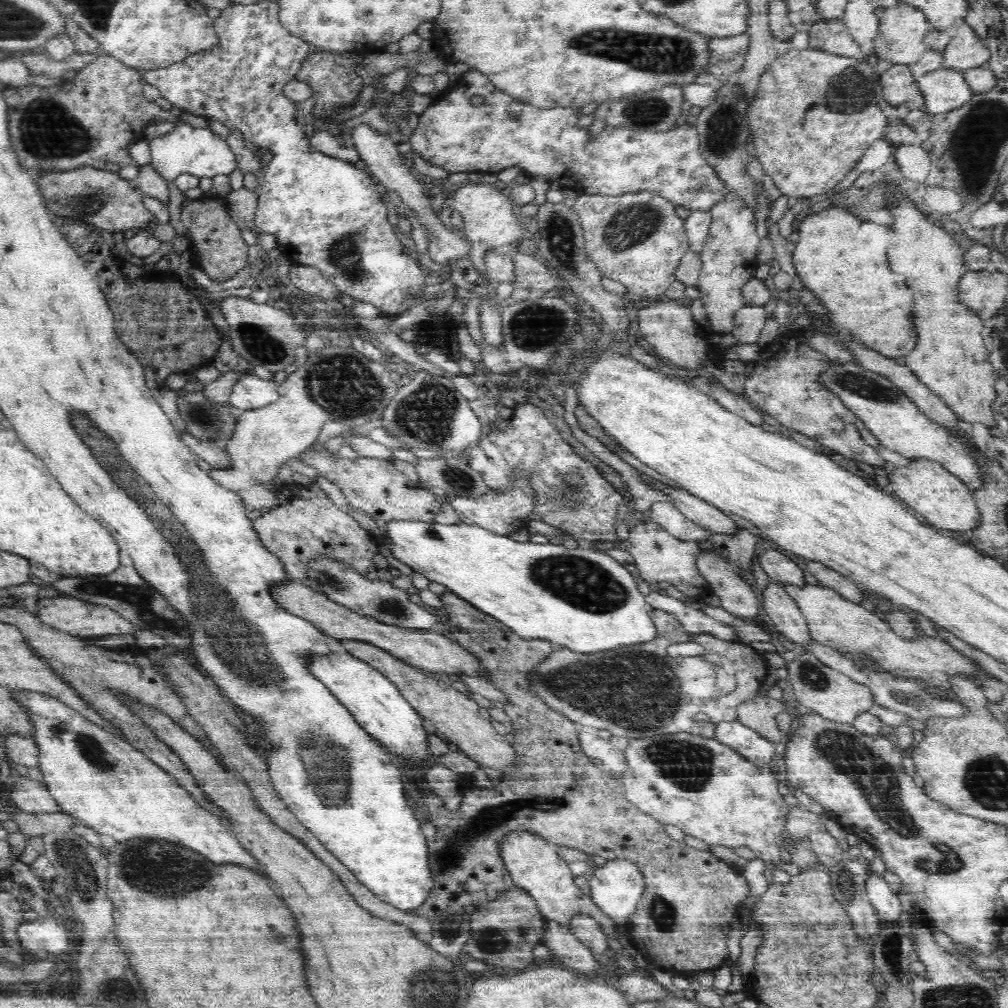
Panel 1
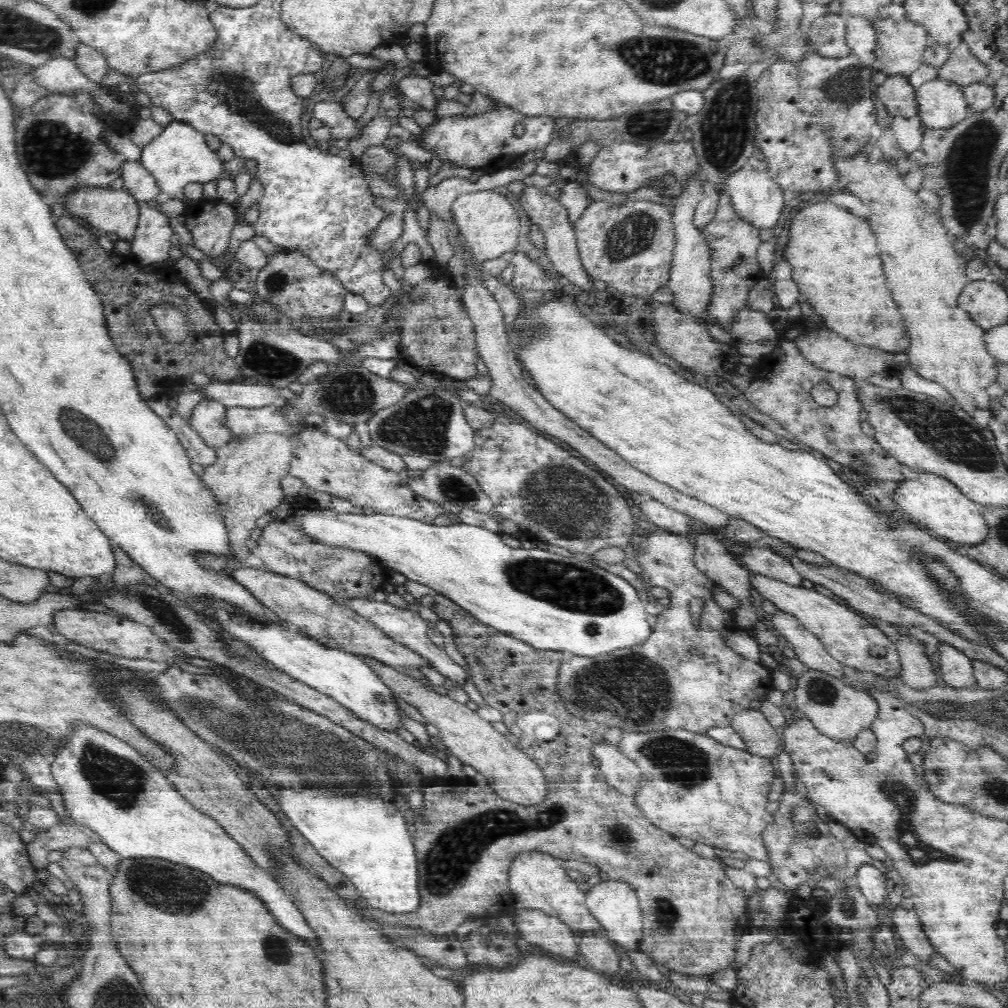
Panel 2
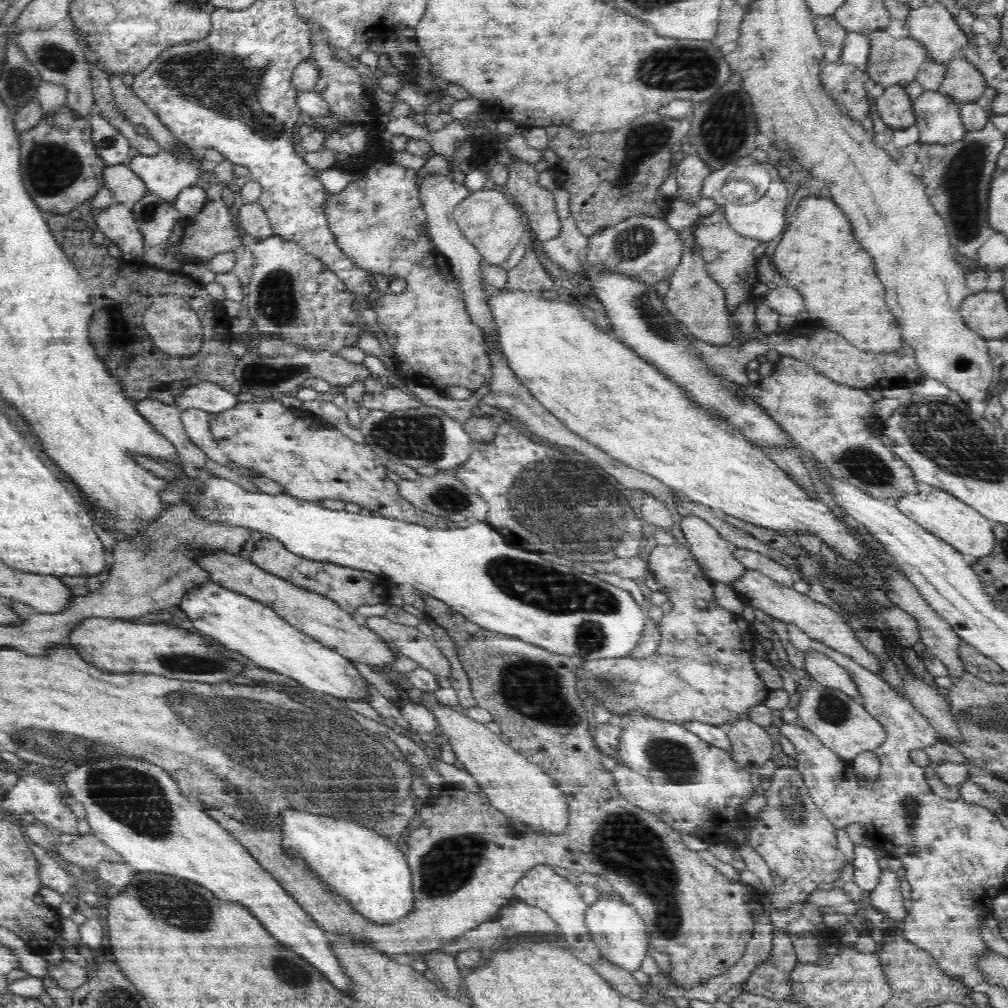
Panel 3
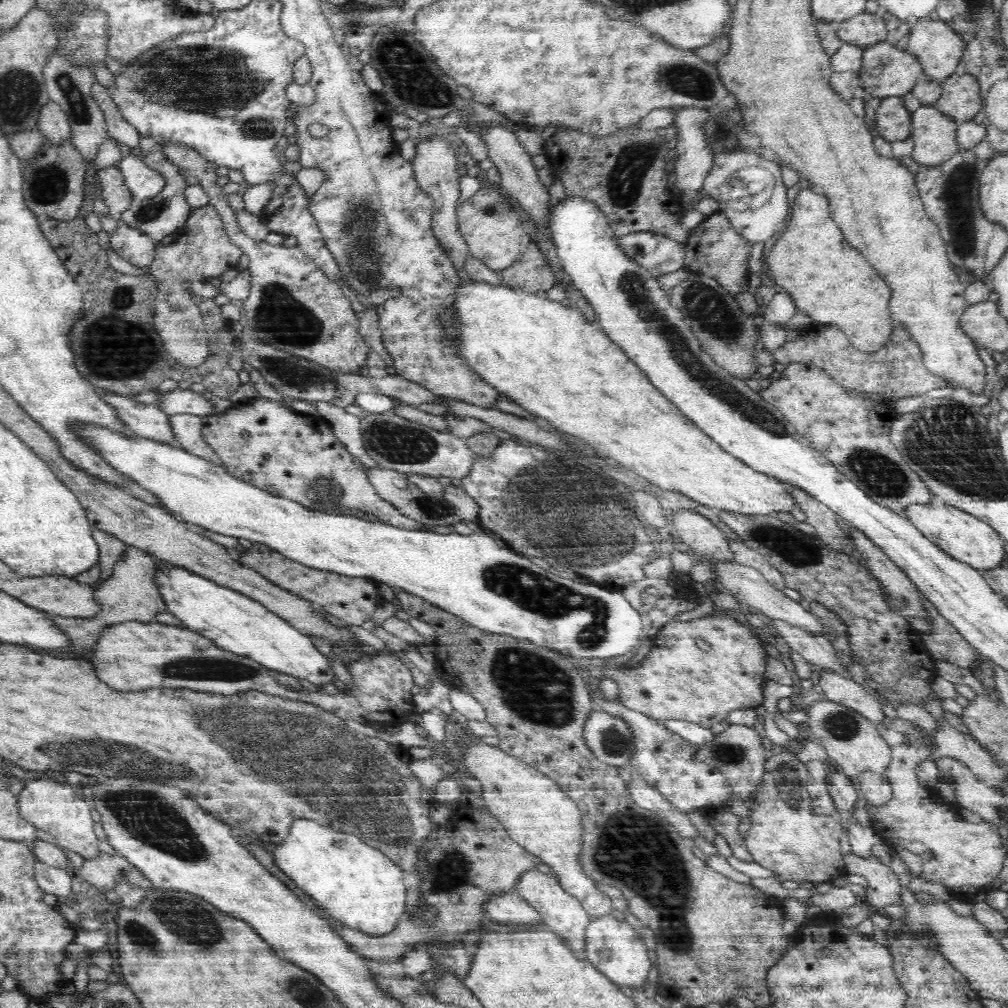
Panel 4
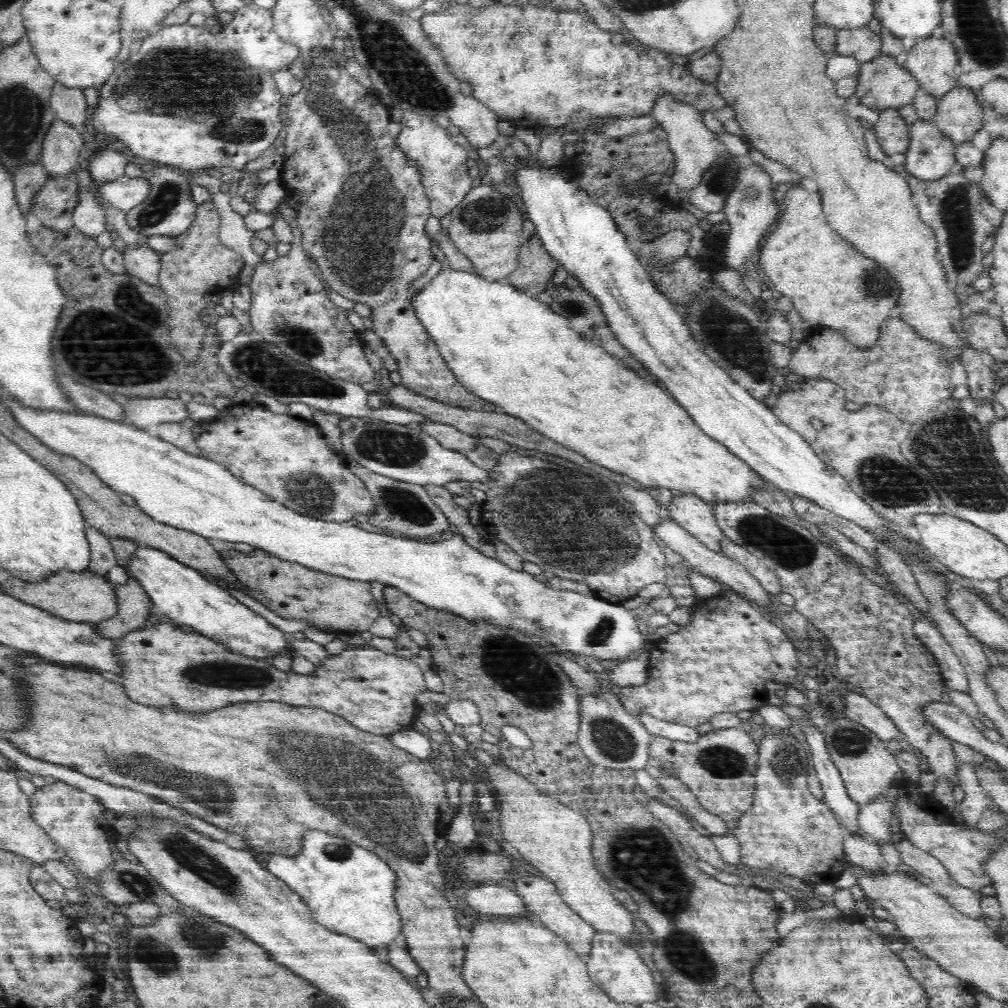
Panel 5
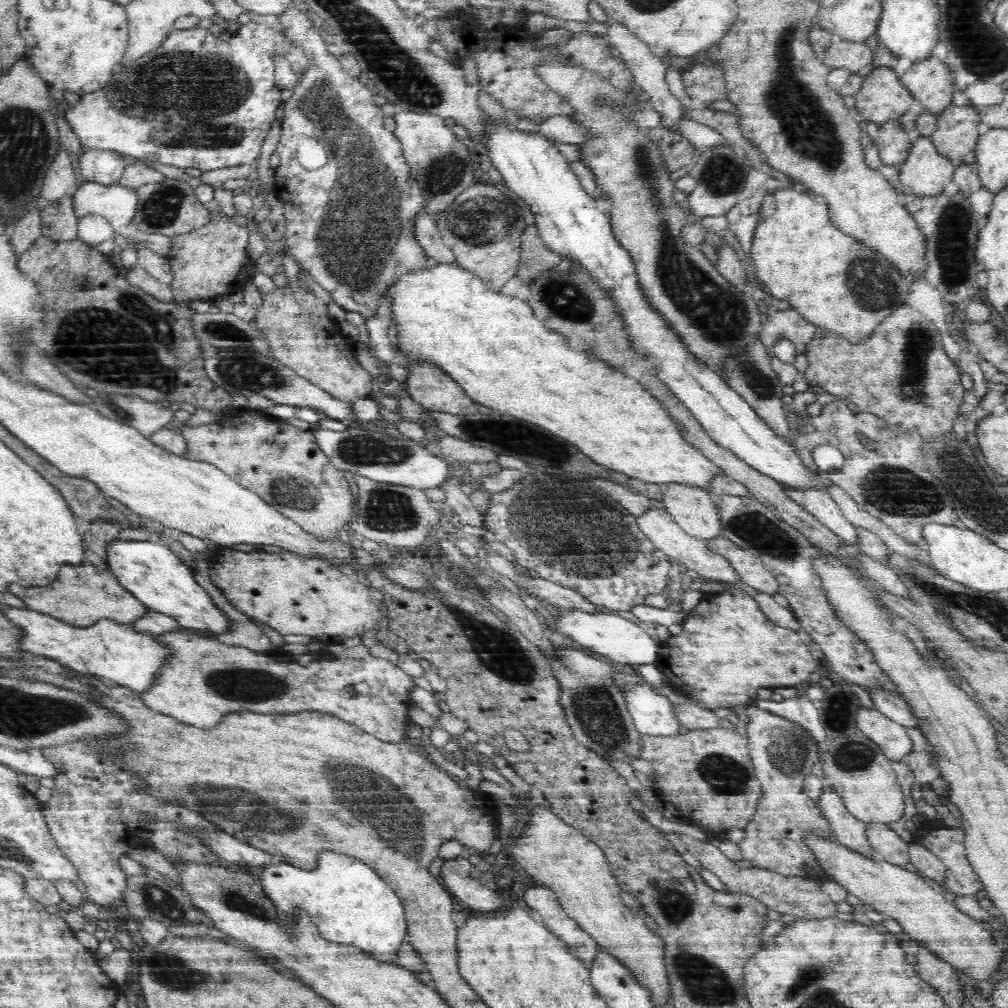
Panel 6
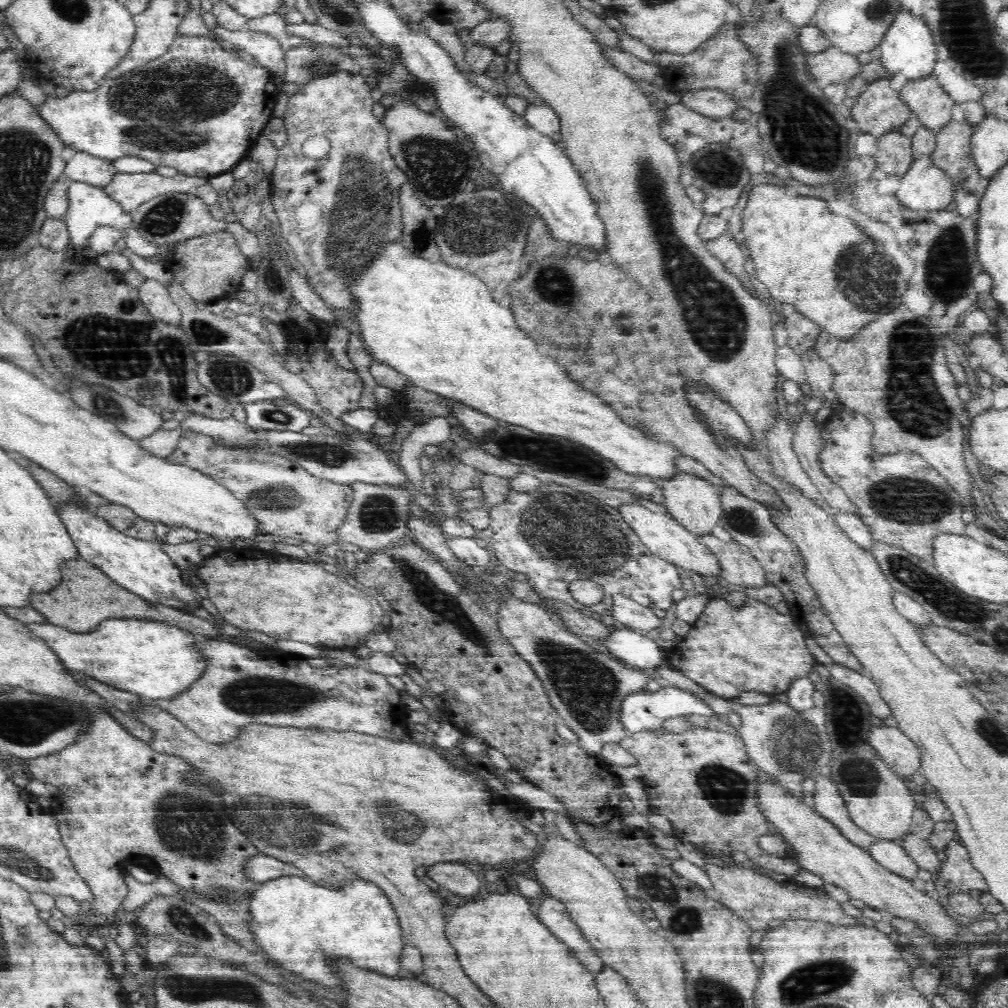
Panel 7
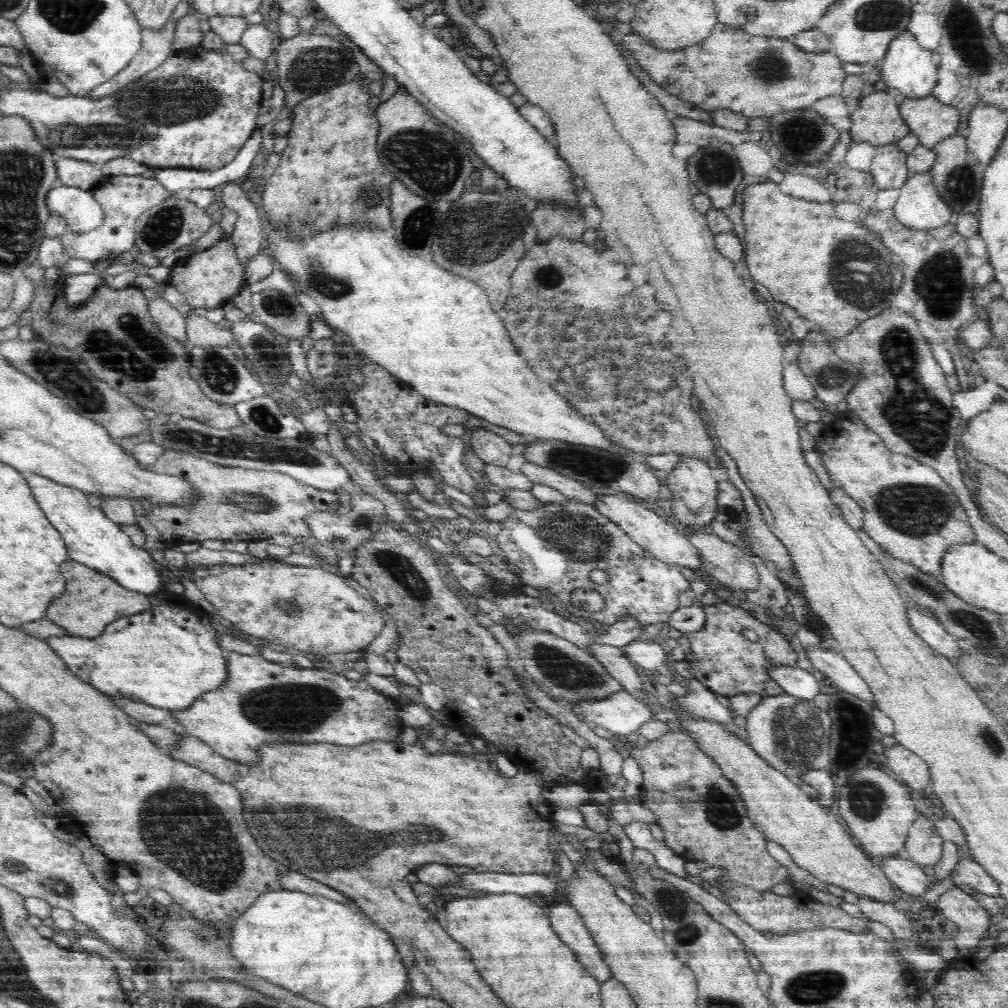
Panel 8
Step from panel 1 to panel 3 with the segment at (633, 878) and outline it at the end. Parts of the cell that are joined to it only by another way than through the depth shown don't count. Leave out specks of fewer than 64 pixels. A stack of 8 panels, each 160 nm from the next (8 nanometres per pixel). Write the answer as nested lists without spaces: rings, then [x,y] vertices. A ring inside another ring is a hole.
[[[597,899],[587,908],[585,922],[590,931],[588,934],[598,947],[600,958],[606,958],[606,961],[631,973],[640,970],[647,954],[648,936],[644,919],[631,903]]]

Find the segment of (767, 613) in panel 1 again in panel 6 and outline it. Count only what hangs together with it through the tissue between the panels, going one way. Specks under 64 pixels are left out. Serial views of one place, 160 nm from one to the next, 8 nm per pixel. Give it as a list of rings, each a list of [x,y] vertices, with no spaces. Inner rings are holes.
[[[860,709],[858,728],[872,742],[878,744],[884,756],[890,760],[906,761],[906,757],[913,751],[913,743],[906,733],[905,726],[890,720],[876,709]]]

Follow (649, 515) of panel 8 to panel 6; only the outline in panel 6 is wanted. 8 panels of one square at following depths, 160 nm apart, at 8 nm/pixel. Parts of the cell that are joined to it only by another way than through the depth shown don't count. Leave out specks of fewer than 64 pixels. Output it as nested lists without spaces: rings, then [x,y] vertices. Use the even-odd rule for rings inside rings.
[[[652,508],[646,511],[642,517],[636,517],[636,523],[640,531],[648,536],[657,550],[661,550],[669,556],[670,560],[675,560],[678,563],[685,564],[689,571],[697,577],[698,581],[724,581],[737,584],[740,582],[739,573],[735,567],[728,562],[721,554],[716,554],[711,547],[707,546],[704,539],[695,538],[686,534],[682,528],[671,518],[671,515],[666,509]]]

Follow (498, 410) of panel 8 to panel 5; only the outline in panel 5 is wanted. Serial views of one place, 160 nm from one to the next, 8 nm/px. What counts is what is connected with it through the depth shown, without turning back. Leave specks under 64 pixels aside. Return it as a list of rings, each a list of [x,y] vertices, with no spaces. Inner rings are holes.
[[[454,269],[441,270],[425,287],[418,292],[418,296],[412,300],[415,313],[419,317],[419,321],[423,323],[427,333],[435,340],[439,347],[440,354],[447,362],[448,368],[459,379],[460,384],[465,386],[472,394],[487,400],[488,402],[496,403],[502,412],[515,416],[516,418],[524,419],[530,426],[536,428],[537,431],[542,432],[544,436],[562,442],[566,448],[572,448],[576,452],[580,452],[582,456],[586,456],[588,460],[610,468],[610,470],[624,470],[620,474],[626,474],[634,480],[638,480],[644,486],[652,486],[654,489],[666,488],[674,493],[688,493],[694,494],[701,501],[708,504],[723,504],[724,502],[741,502],[741,503],[754,503],[752,501],[752,494],[754,490],[760,490],[765,482],[764,478],[760,477],[754,470],[737,458],[736,455],[729,452],[728,449],[721,442],[709,437],[694,421],[692,417],[688,416],[684,408],[677,404],[668,392],[664,394],[664,390],[660,390],[658,386],[650,384],[648,380],[644,380],[642,376],[638,376],[636,372],[628,370],[620,360],[616,360],[614,355],[611,355],[602,347],[598,348],[596,344],[588,342],[586,338],[578,336],[578,331],[572,329],[563,315],[556,314],[552,307],[546,303],[536,300],[535,296],[530,296],[523,291],[518,290],[512,284],[501,284],[499,282],[492,282],[483,276],[478,275],[476,272],[457,271]]]

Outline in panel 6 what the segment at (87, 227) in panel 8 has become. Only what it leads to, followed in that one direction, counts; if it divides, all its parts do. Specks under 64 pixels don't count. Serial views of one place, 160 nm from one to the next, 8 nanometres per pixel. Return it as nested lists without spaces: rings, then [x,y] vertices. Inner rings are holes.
[[[86,181],[80,186],[73,189],[74,192],[74,207],[76,218],[84,218],[88,214],[102,215],[110,224],[111,227],[131,242],[137,242],[139,246],[145,246],[148,250],[153,250],[156,254],[167,258],[173,245],[173,239],[169,236],[164,236],[160,232],[156,234],[148,234],[140,231],[133,224],[133,218],[137,211],[138,192],[132,187],[123,186],[122,183],[113,183],[112,185],[104,185],[97,182]]]

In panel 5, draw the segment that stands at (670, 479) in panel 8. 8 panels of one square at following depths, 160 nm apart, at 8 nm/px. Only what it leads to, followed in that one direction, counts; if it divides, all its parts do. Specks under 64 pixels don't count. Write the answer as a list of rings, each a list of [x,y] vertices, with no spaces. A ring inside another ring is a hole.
[[[675,493],[667,508],[672,520],[684,531],[692,534],[710,550],[721,552],[721,542],[726,537],[717,526],[712,504],[701,501],[694,494]]]

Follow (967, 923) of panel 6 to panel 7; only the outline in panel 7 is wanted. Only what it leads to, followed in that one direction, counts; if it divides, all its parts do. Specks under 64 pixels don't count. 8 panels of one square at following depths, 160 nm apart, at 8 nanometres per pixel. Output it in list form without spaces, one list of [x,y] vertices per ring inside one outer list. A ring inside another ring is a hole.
[[[766,774],[760,775],[758,805],[770,826],[775,826],[779,834],[790,841],[796,850],[793,858],[801,866],[823,879],[824,883],[835,884],[848,891],[849,898],[863,900],[866,906],[877,910],[885,910],[893,916],[912,921],[920,930],[928,930],[928,934],[936,938],[954,938],[958,934],[958,924],[946,916],[944,908],[938,906],[928,891],[914,890],[912,880],[888,870],[869,851],[856,846],[844,837],[828,819],[821,817],[814,809],[803,804],[802,800],[792,793],[785,792],[773,784]]]

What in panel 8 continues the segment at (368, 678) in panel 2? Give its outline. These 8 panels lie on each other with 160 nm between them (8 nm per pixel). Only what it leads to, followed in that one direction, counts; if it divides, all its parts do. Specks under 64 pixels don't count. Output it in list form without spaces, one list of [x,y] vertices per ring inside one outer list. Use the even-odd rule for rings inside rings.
[[[37,474],[27,475],[26,480],[36,502],[44,510],[44,515],[48,520],[52,518],[51,524],[63,535],[64,542],[67,543],[68,560],[96,568],[102,574],[112,577],[124,589],[136,593],[148,595],[162,588],[160,572],[154,568],[150,554],[142,548],[136,548],[119,524],[109,520],[101,508],[90,505],[84,493]]]

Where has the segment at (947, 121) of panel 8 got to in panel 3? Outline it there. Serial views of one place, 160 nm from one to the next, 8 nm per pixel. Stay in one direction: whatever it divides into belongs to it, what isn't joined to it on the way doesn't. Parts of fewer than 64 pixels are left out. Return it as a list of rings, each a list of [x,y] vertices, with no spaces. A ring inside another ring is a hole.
[[[938,1],[931,6],[920,3],[912,7],[906,22],[912,39],[920,40],[928,58],[938,64],[949,63],[968,45],[968,36],[948,9]]]

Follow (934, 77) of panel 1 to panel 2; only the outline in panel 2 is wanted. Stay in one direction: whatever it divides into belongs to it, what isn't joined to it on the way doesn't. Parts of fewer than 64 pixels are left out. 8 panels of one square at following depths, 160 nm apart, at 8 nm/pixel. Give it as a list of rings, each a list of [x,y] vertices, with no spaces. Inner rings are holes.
[[[948,79],[924,82],[916,91],[916,98],[924,127],[952,127],[970,114],[962,86]]]

